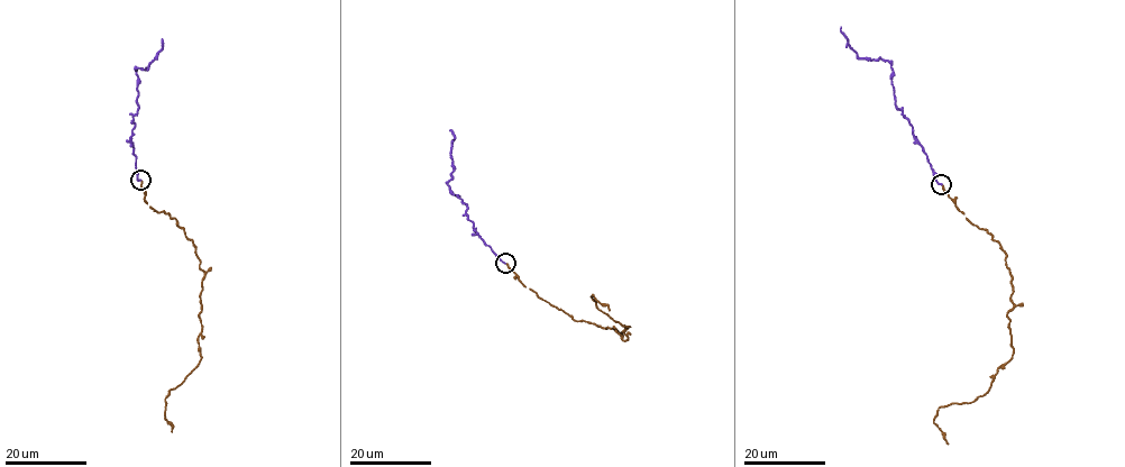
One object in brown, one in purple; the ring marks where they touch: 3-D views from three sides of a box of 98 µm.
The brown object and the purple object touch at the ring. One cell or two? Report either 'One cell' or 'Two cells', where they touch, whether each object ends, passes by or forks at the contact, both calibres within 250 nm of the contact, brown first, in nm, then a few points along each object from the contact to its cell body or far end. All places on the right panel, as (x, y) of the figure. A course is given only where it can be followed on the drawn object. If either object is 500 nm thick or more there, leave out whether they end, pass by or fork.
One cell. Place: (941, 184). At the ring brown ends. At the ring purple ends. Thickness 180 nm (brown) against 170 nm. Course of brown: (942, 184), (1005, 252), (1013, 305), (1013, 354), (990, 386), (939, 409), (934, 423), (948, 443). Course of purple: (942, 184), (914, 137), (913, 126), (895, 104), (893, 69), (887, 61), (859, 58), (841, 27)

